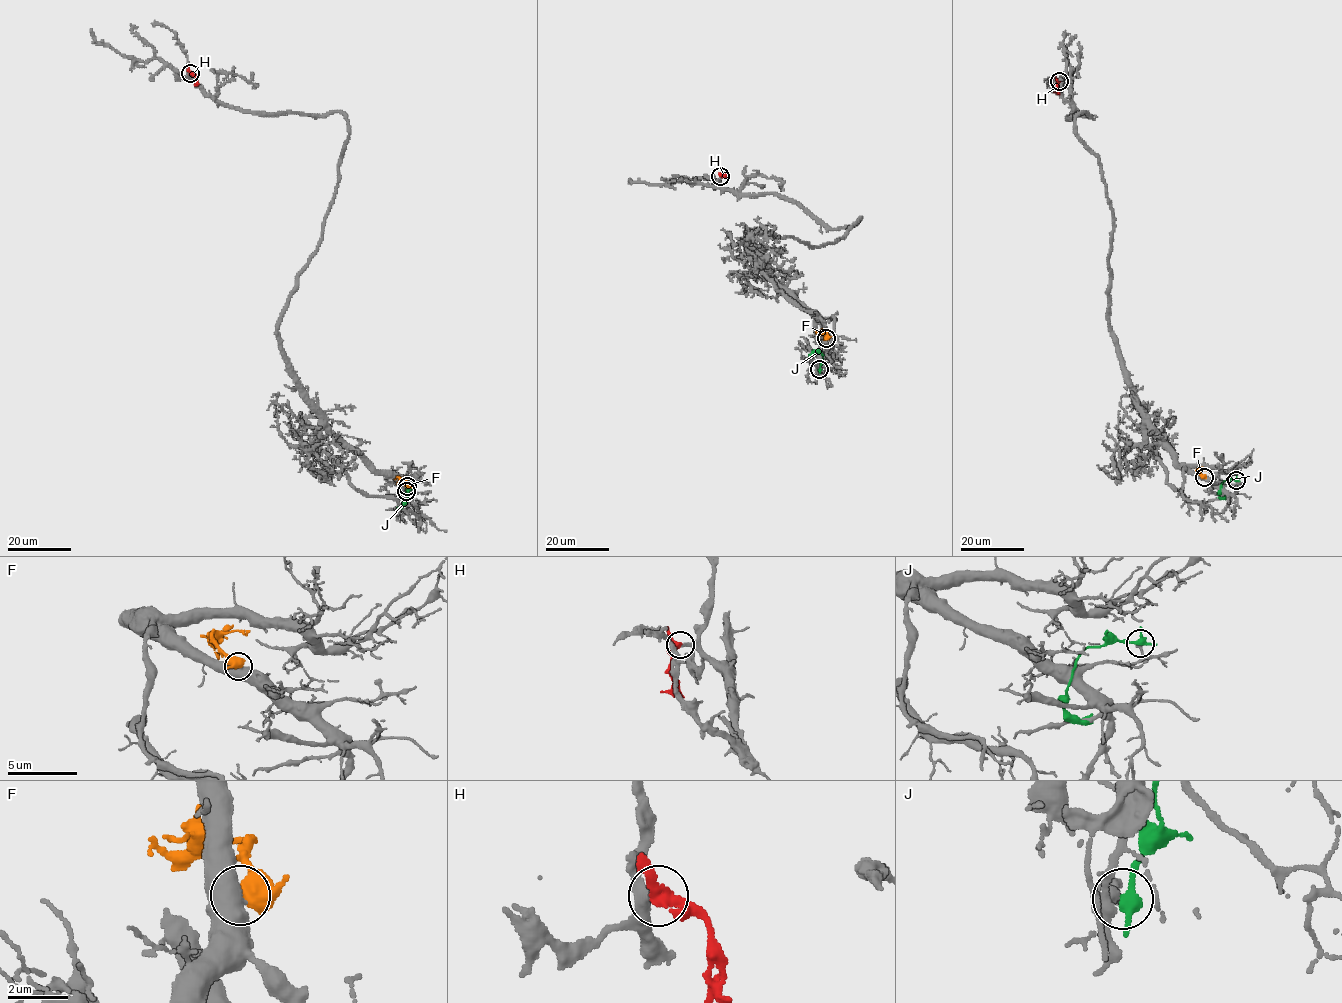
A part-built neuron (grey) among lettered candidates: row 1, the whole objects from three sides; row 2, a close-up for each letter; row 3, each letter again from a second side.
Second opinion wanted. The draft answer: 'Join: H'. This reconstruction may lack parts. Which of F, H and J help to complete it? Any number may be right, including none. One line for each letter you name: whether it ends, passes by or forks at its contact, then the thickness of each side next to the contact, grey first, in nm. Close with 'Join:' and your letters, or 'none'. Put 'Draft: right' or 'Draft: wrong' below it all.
H: it passes by; 220 nm thick on the grey side, 300 nm on the other
Join: H
Draft: right

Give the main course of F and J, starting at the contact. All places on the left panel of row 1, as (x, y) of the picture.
F: (406, 486), (404, 478), (394, 479)
J: (406, 491), (408, 499), (397, 508)

